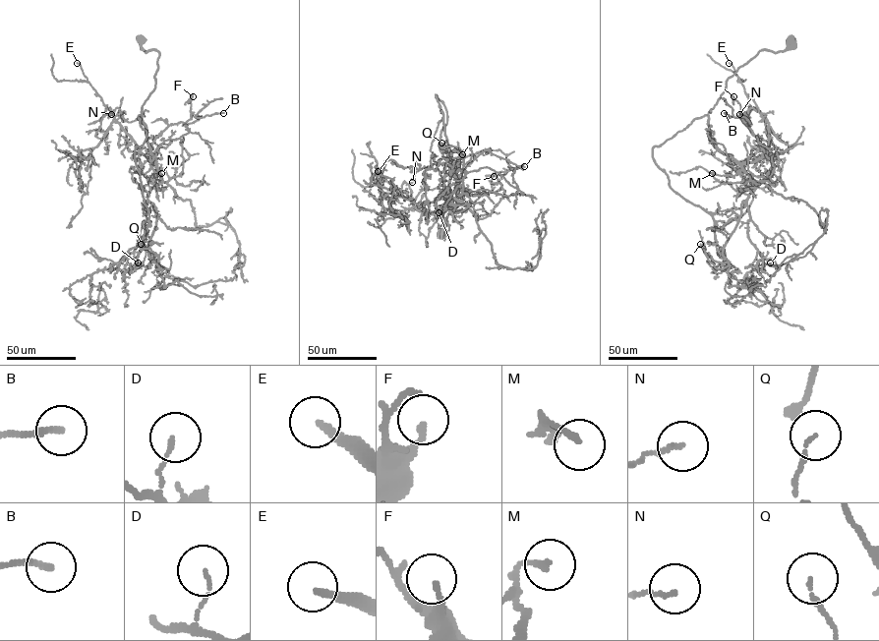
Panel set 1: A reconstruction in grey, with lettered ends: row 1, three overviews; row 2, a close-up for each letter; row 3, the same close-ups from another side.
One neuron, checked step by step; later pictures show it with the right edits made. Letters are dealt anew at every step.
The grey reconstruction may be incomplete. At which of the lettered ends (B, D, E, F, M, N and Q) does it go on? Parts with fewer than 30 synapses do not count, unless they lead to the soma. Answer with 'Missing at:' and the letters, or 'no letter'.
Missing at: no letter

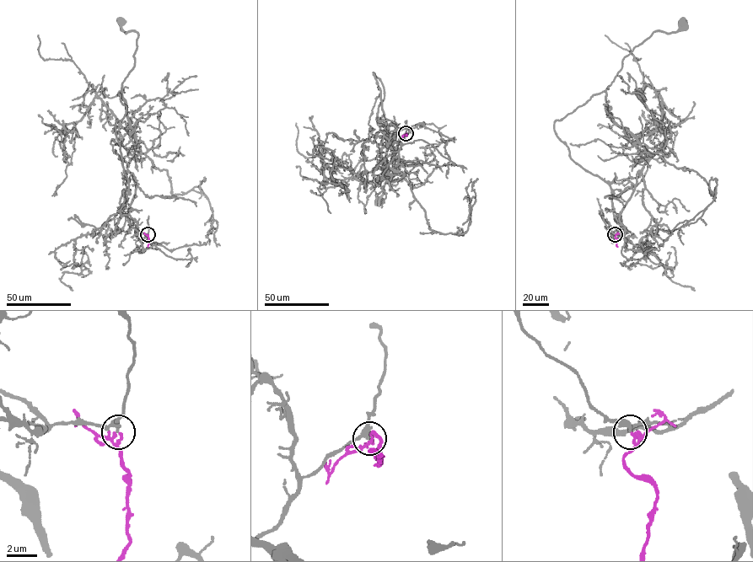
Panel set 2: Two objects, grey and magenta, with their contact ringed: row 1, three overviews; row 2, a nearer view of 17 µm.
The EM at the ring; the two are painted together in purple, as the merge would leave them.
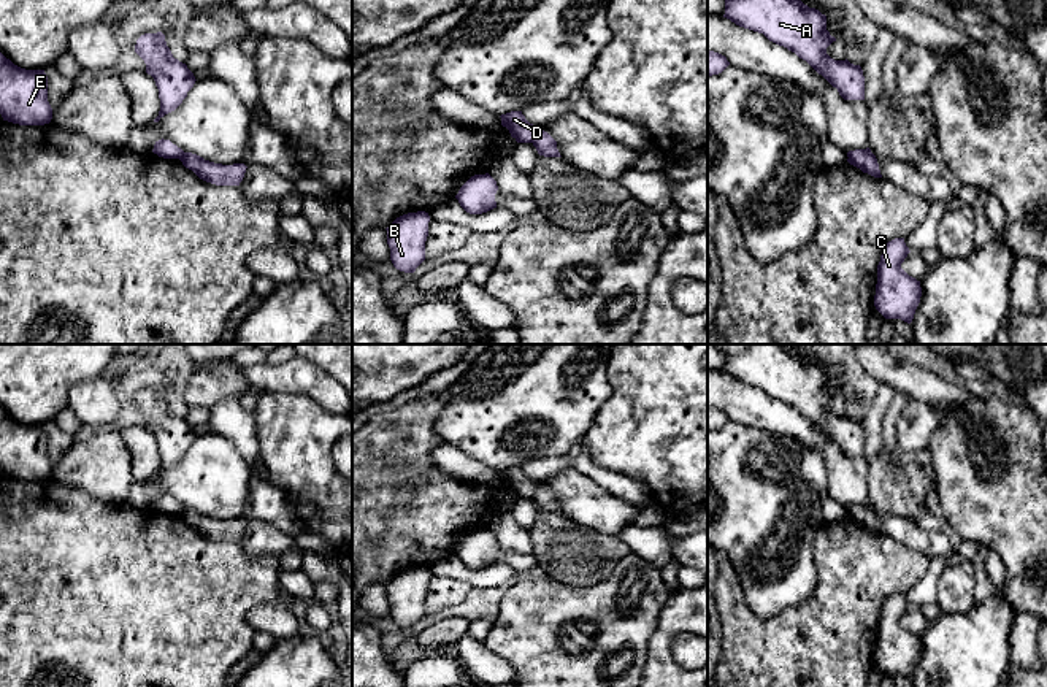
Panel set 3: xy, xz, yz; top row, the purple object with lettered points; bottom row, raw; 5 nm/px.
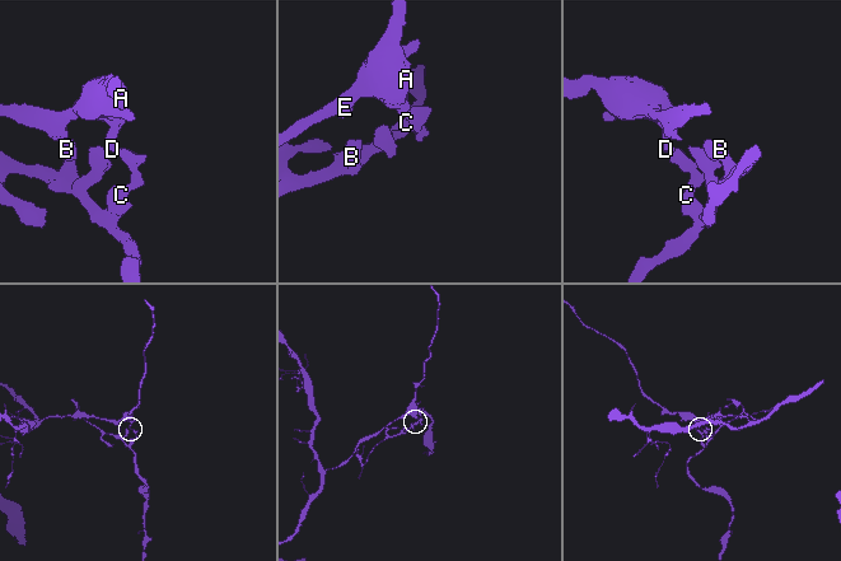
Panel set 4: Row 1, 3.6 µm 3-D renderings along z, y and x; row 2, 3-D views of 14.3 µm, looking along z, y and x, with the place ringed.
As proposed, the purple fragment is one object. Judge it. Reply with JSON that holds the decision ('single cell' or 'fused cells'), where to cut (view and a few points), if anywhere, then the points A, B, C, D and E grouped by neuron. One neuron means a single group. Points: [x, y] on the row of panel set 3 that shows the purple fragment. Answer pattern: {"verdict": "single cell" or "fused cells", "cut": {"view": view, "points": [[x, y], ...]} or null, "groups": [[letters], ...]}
{"verdict": "fused cells", "cut": {"view": "xz", "points": [[540, 130], [532, 142]]}, "groups": [["A", "D", "E"], ["B", "C"]]}

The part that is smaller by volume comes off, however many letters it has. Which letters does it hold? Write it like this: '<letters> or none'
B, C

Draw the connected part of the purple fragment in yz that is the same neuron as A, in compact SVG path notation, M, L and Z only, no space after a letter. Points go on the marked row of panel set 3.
M725 0L723 17L795 52L836 87L844 100L865 100L861 67L826 54L836 38L826 30L826 16L819 10L801 0Z

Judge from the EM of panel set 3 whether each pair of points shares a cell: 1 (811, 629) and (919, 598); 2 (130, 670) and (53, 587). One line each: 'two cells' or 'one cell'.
1: two cells
2: one cell

